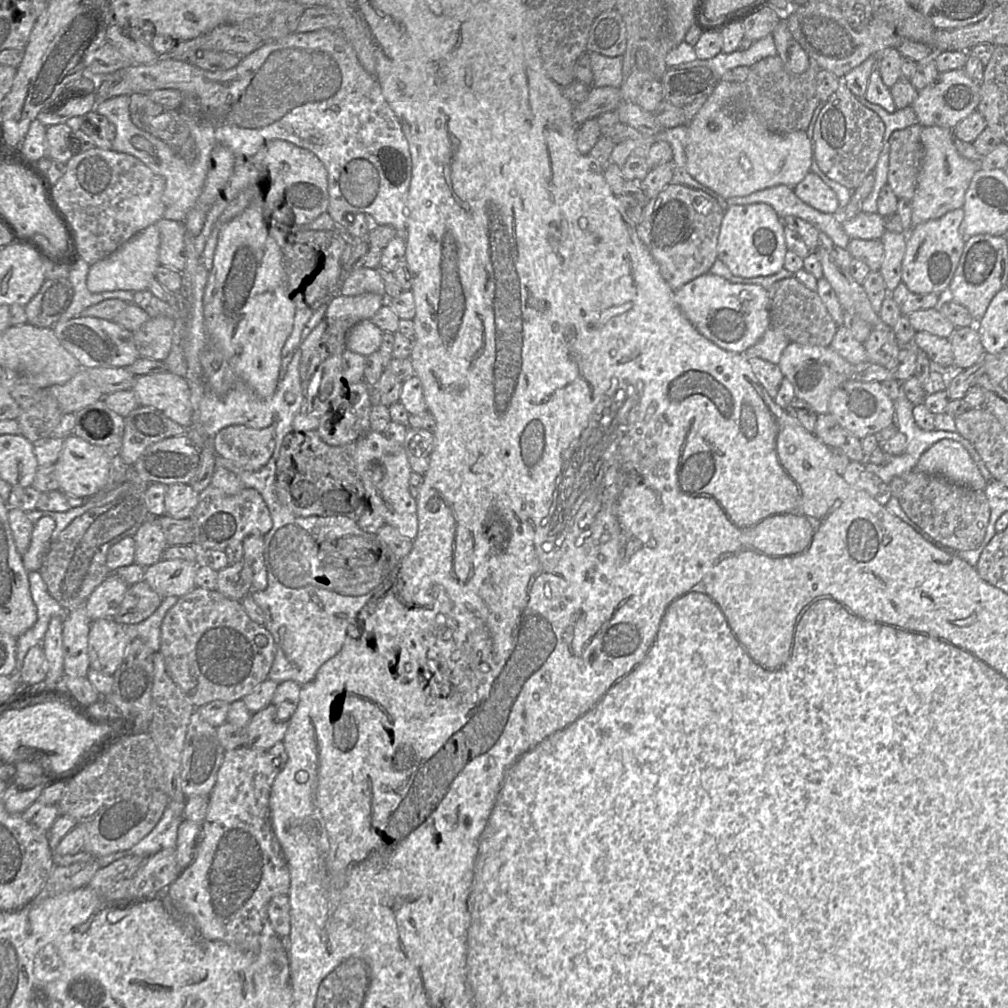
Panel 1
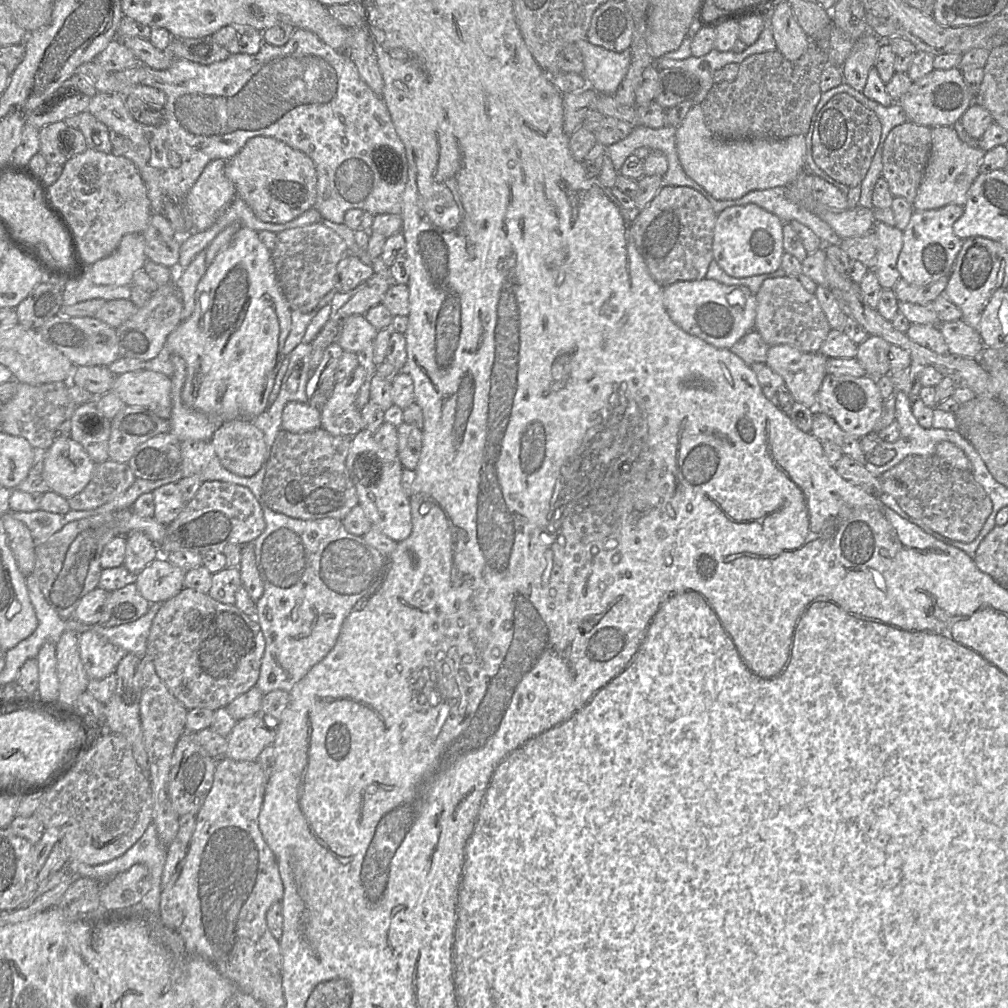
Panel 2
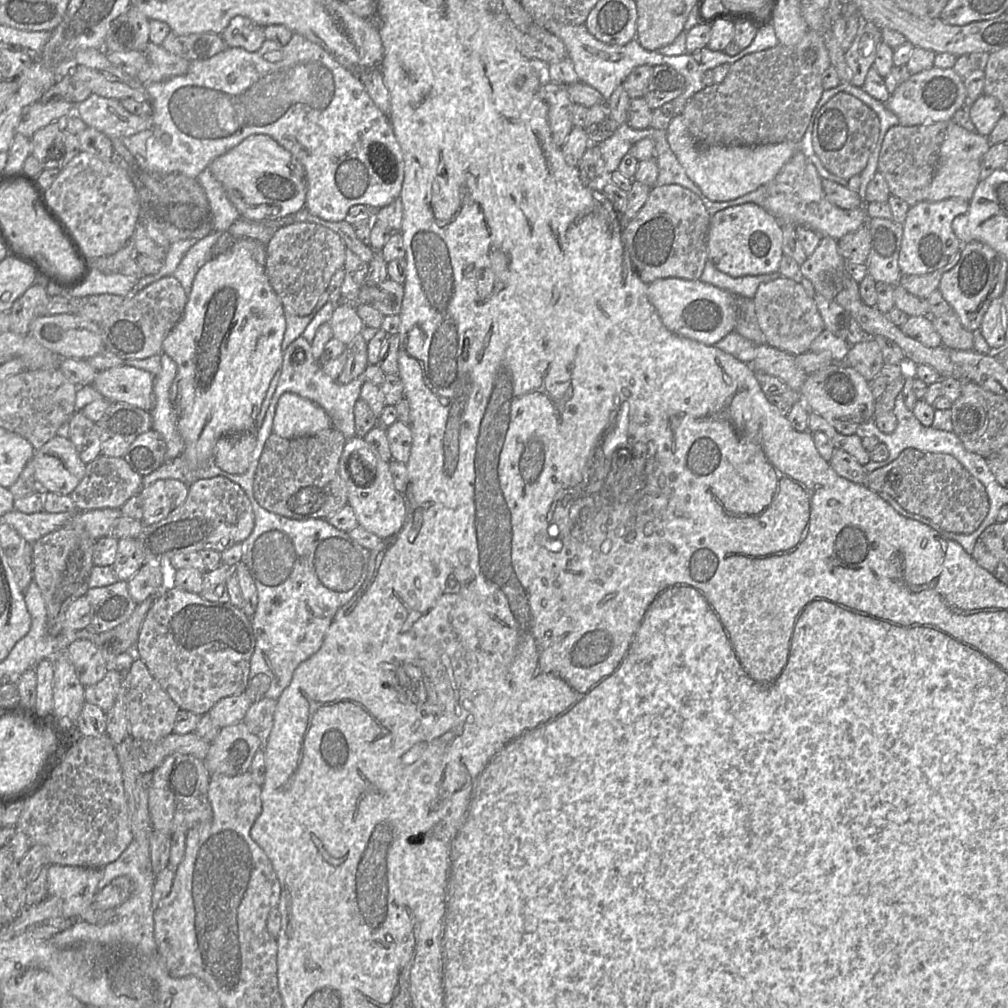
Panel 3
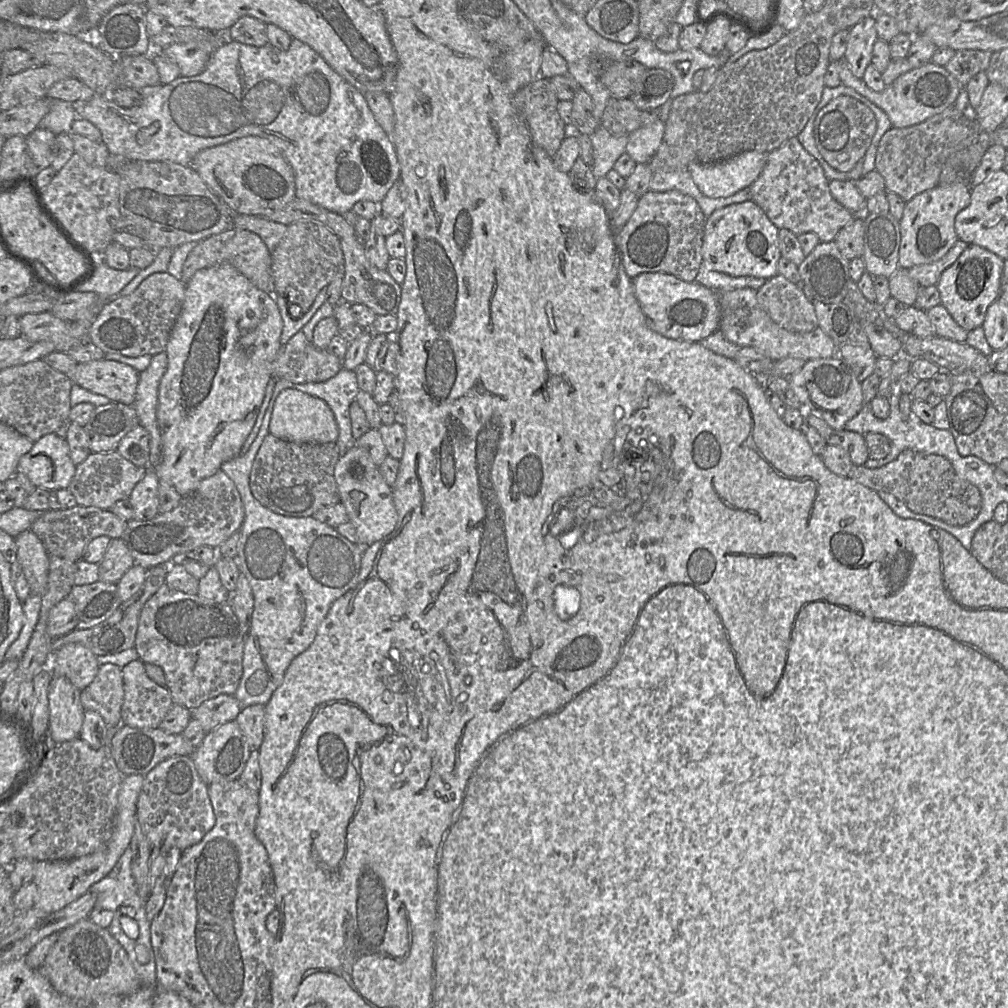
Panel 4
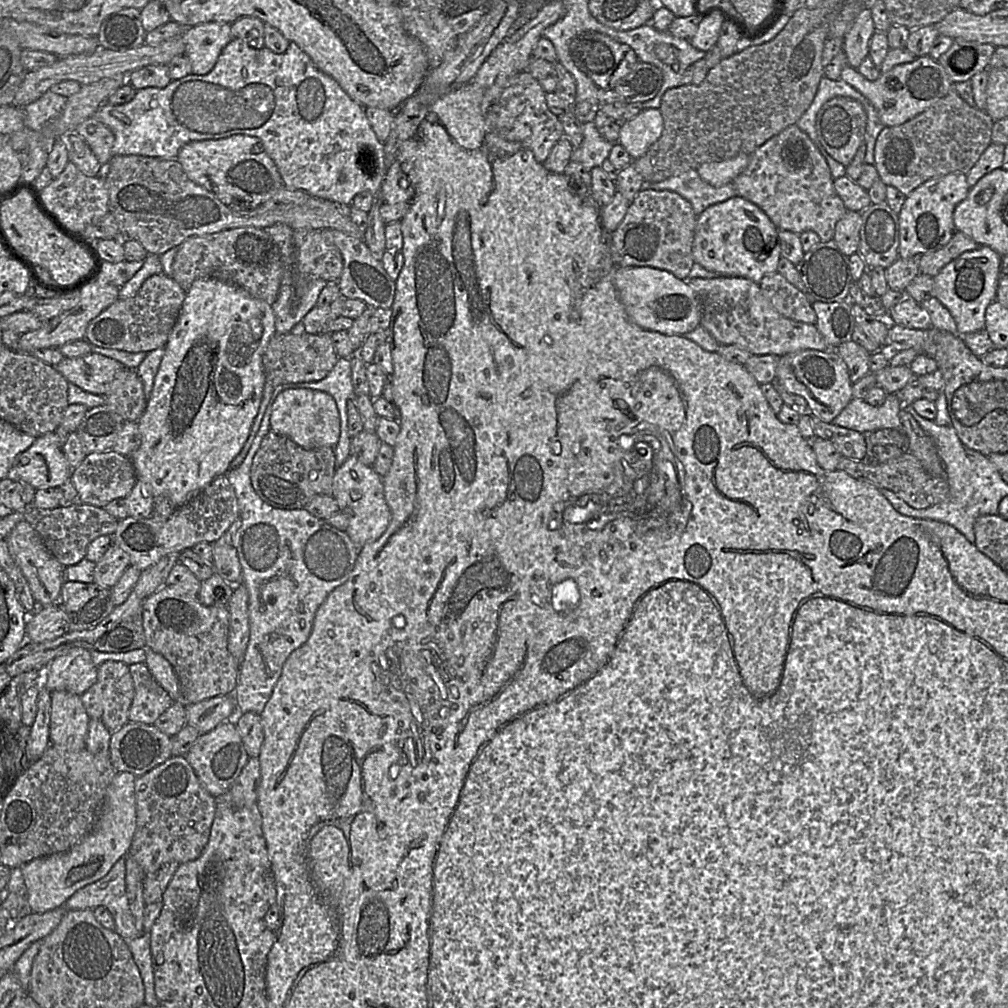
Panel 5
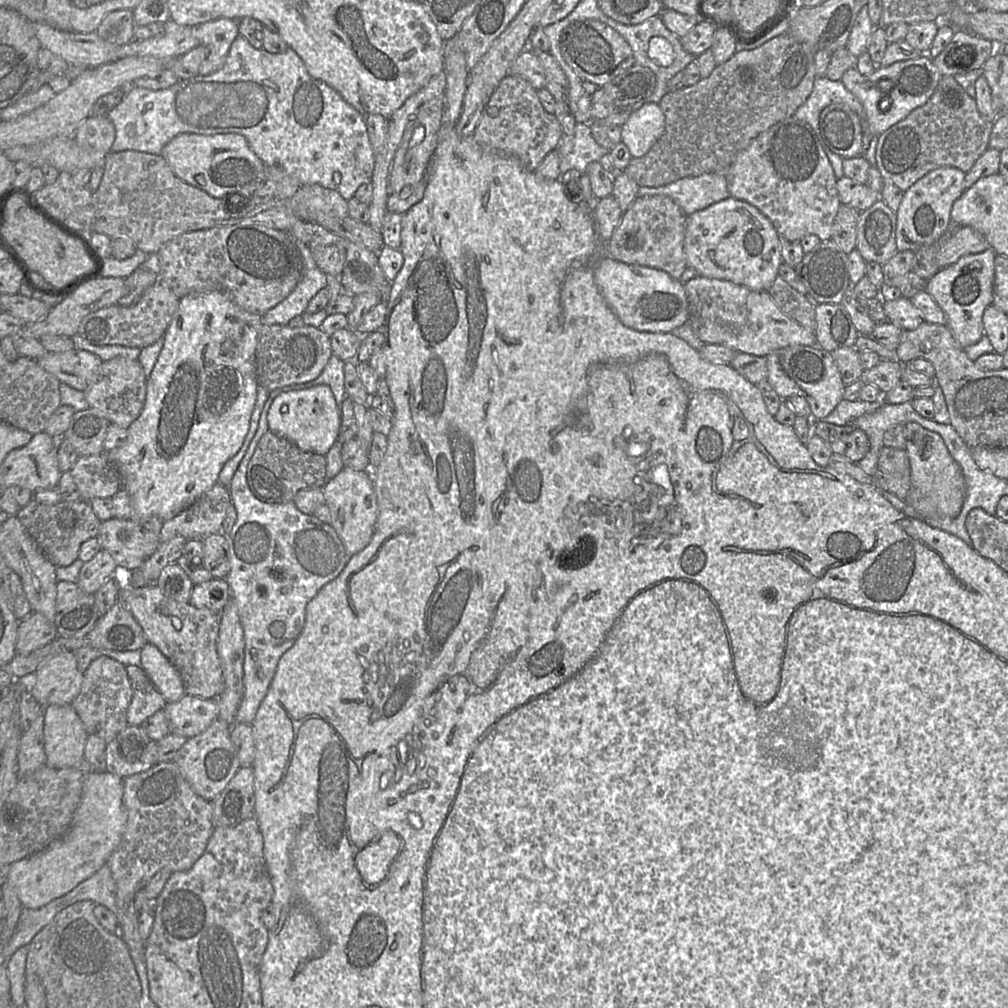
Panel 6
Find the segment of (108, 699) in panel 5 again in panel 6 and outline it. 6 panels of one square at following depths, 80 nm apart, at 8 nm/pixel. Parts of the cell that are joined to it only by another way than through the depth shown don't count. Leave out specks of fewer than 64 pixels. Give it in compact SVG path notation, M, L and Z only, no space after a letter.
M100 656L83 672L80 693L71 706L80 717L87 734L99 736L108 744L128 726L127 710L131 699L132 688L126 666L107 656Z

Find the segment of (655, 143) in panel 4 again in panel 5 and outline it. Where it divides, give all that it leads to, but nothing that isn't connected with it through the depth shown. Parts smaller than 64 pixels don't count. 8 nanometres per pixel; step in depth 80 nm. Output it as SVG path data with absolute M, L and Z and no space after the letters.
M644 108L620 128L619 143L632 159L645 155L661 137L664 119L659 108Z

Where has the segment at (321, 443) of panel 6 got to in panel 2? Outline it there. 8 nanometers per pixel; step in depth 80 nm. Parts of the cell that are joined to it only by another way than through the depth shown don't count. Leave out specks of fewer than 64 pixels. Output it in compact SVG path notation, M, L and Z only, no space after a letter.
M288 402L282 412L282 430L300 433L321 428L321 410L309 403Z

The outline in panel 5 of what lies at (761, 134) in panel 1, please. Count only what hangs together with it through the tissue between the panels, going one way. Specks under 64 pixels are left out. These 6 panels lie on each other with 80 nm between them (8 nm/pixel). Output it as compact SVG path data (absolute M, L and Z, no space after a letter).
M739 154L722 162L704 163L696 171L705 182L721 187L731 183L746 168L748 161L748 154Z

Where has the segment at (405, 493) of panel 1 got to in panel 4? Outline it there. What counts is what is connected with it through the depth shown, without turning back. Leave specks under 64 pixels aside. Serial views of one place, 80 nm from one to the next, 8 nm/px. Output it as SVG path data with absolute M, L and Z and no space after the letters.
M354 445L340 456L335 465L334 478L340 502L345 506L349 521L354 524L357 536L364 546L382 540L396 529L398 513L392 488L386 483L366 449Z

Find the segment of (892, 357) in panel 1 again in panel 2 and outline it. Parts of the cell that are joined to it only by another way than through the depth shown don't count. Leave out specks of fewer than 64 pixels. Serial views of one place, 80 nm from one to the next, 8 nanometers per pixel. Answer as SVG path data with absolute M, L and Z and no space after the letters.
M869 335L858 345L857 361L865 369L867 375L873 379L890 373L889 349L890 345L879 336Z

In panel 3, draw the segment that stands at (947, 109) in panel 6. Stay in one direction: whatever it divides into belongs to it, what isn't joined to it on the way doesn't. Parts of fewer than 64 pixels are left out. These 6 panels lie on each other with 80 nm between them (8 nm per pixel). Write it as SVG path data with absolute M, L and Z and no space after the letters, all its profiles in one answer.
M949 121L914 126L900 124L891 127L884 137L878 160L878 172L885 178L889 192L910 207L925 200L937 170L941 144Z

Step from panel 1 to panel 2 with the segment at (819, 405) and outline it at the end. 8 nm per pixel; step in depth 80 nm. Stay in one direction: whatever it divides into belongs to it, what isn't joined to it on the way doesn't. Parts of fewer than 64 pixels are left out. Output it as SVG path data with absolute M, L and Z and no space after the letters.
M770 346L765 364L779 374L795 402L815 409L817 394L827 375L827 358L819 352L805 353L792 346Z

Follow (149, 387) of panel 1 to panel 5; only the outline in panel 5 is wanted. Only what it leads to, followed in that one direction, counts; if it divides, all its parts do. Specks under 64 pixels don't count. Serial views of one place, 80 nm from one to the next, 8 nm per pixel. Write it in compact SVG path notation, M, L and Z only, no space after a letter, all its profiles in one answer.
M97 353L75 358L64 357L54 366L70 383L96 395L106 395L116 374L124 368L127 367L122 363Z

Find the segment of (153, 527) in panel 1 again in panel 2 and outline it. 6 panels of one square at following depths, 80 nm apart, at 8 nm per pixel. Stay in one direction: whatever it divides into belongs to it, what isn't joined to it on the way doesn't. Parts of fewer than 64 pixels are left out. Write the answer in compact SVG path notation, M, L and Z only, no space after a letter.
M133 531L126 535L125 558L122 565L131 573L138 574L159 555L158 545L146 534Z

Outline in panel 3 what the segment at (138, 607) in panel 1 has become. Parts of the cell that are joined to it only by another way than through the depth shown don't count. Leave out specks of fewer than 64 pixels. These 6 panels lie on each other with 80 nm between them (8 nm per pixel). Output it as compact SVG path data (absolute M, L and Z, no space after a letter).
M127 581L89 588L85 596L93 612L86 629L93 633L108 631L123 623L137 606L129 594Z

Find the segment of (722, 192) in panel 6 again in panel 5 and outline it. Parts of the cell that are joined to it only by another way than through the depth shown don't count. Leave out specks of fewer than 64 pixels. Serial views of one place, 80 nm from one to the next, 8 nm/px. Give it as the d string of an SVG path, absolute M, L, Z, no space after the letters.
M696 170L685 171L661 182L644 181L640 190L668 190L676 192L690 202L696 215L701 214L714 204L737 196L737 190L733 183L714 187L702 180Z

